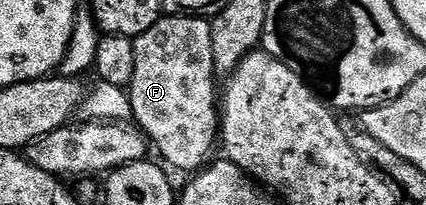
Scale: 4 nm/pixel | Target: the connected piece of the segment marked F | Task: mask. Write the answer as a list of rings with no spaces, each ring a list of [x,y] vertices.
[[[163,16],[159,18],[156,24],[152,24],[152,28],[148,28],[148,32],[139,34],[138,37],[134,39],[134,47],[136,48],[136,72],[132,72],[132,80],[130,81],[130,84],[128,87],[128,93],[130,96],[130,112],[131,112],[133,121],[136,123],[138,129],[141,130],[142,133],[146,135],[149,145],[153,147],[153,149],[155,146],[155,148],[158,149],[160,153],[162,153],[163,159],[161,158],[161,161],[165,163],[167,167],[175,166],[175,168],[178,170],[194,170],[190,172],[201,171],[203,167],[205,167],[207,163],[211,161],[212,155],[210,155],[210,153],[213,152],[214,146],[216,150],[216,143],[219,141],[219,138],[220,138],[220,106],[219,106],[219,103],[216,101],[216,90],[214,94],[214,81],[216,81],[216,75],[214,72],[214,61],[212,60],[212,32],[210,31],[209,21],[207,21],[207,19],[204,19],[204,18],[175,18],[173,16]]]

